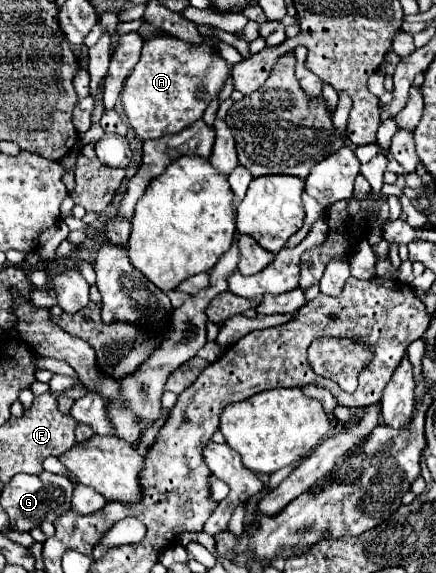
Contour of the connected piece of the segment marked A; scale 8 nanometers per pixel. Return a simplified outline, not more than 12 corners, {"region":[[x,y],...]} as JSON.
{"region":[[143,43],[121,91],[143,141],[199,121],[229,75],[211,43]]}

